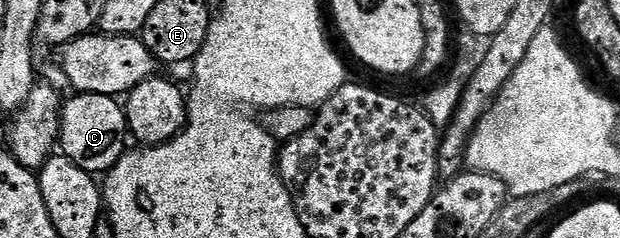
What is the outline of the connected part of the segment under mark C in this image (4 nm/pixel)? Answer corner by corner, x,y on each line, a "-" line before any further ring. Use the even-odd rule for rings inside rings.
80,93
72,96
74,99
66,98
61,109
61,138
59,140
60,150
75,165
79,165
90,173
108,173
117,162
125,155
127,144
125,139
130,138
129,123
125,119
124,106
112,95
83,95

